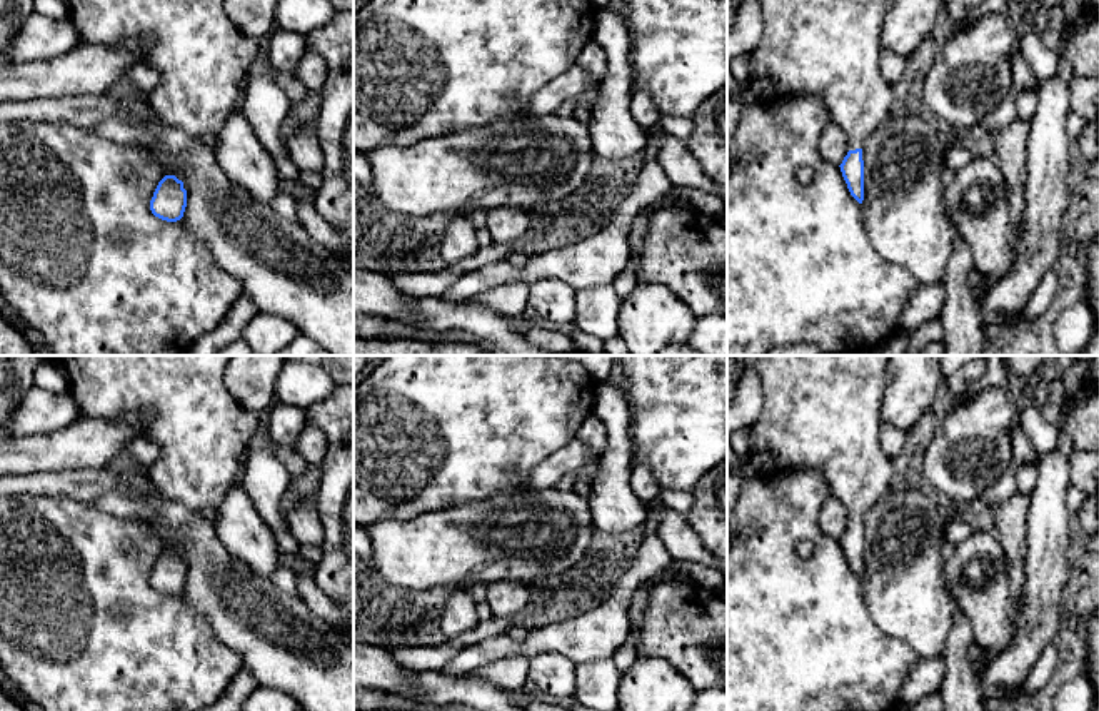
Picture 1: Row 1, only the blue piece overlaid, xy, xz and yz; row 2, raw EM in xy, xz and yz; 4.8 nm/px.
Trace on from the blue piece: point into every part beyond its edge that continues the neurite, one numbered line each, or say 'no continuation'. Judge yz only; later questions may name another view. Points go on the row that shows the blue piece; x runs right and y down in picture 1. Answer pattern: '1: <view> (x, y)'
1: yz (831, 49)

